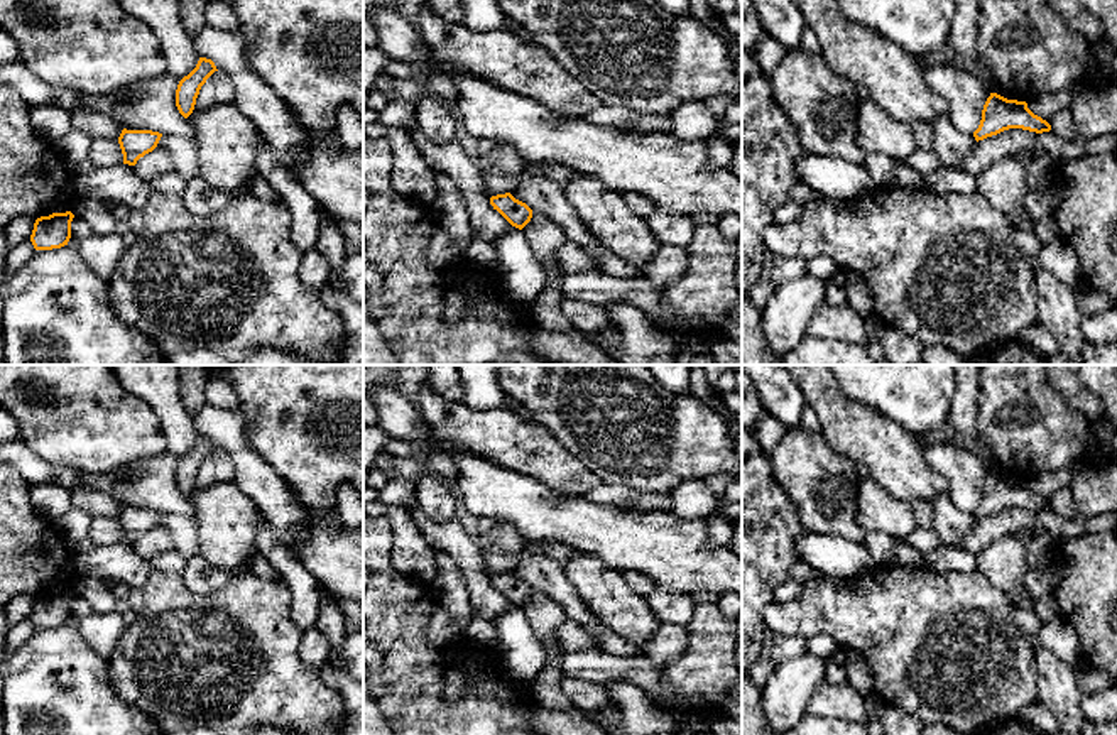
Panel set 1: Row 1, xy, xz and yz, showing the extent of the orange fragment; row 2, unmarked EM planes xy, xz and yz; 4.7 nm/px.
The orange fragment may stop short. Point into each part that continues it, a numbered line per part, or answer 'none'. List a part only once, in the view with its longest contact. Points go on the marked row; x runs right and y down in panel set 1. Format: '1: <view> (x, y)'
none

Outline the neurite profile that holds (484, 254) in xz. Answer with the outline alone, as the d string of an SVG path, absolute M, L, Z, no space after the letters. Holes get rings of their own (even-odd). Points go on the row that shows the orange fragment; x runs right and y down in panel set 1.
M473 238L466 248L465 257L470 264L475 264L482 269L497 270L499 267L499 253L493 243Z

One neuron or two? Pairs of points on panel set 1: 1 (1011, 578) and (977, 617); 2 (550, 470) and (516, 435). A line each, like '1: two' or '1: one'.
1: two
2: one

